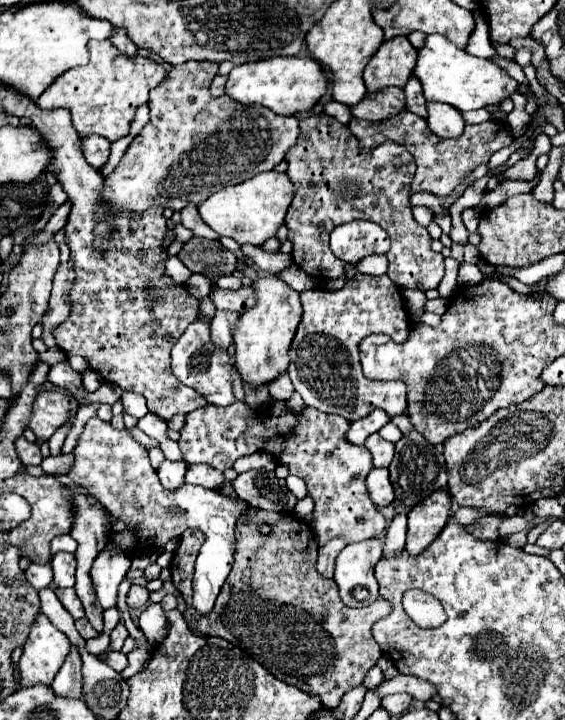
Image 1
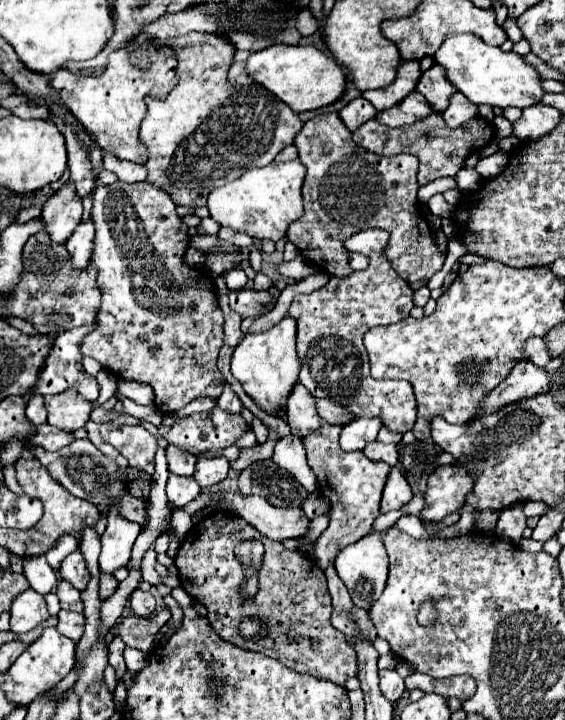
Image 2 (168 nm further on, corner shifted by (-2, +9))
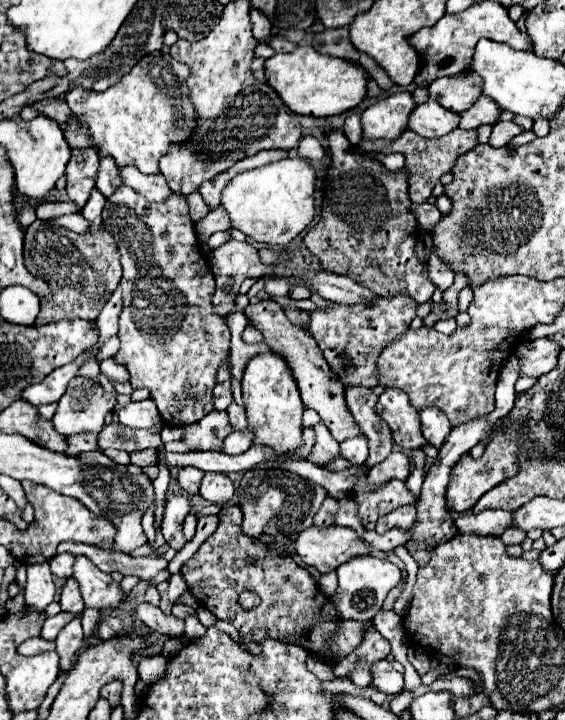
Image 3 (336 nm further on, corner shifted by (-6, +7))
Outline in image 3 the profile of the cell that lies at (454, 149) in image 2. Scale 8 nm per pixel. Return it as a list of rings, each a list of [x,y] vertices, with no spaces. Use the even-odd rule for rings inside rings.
[[[407,130],[403,132],[401,138],[387,142],[387,140],[367,140],[359,144],[365,152],[381,152],[381,154],[391,154],[391,152],[401,152],[405,156],[405,166],[409,168],[409,198],[411,202],[425,202],[431,196],[431,190],[435,188],[435,184],[439,184],[439,178],[449,172],[455,164],[455,160],[473,150],[477,146],[477,132],[475,130],[453,130],[441,138],[421,138],[419,134]]]

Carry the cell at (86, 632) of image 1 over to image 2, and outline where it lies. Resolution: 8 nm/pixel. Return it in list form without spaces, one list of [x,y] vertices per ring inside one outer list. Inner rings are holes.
[[[61,610],[57,618],[59,618],[57,630],[63,636],[67,636],[67,638],[71,638],[71,640],[77,642],[81,638],[81,634],[83,634],[83,628],[85,628],[85,616],[77,614],[77,612],[65,612],[65,610]]]

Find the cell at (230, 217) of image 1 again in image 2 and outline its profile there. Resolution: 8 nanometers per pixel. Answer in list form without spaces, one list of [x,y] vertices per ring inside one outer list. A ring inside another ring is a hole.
[[[299,160],[291,162],[271,162],[263,168],[251,168],[241,178],[213,188],[209,194],[209,214],[221,226],[229,226],[235,232],[243,232],[251,238],[279,240],[285,236],[287,226],[301,218],[303,200],[301,184],[305,178],[305,166]]]

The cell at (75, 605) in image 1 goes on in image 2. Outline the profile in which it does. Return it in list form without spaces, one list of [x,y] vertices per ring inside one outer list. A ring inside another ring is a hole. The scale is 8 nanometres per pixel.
[[[61,580],[55,592],[57,592],[59,600],[61,600],[61,608],[63,608],[63,610],[73,610],[73,612],[83,612],[83,602],[81,602],[81,592],[79,592],[79,590],[77,590],[77,588],[73,586],[73,584],[69,584],[69,582]]]

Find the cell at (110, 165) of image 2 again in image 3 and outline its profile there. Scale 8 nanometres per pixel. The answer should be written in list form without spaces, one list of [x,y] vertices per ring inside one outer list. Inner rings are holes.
[[[127,166],[121,168],[121,178],[129,188],[145,196],[149,202],[167,200],[173,194],[171,188],[167,186],[167,180],[161,174],[141,174],[137,168]]]

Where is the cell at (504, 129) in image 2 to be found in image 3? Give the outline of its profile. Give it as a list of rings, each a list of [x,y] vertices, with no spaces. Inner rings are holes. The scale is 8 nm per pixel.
[[[497,122],[493,126],[493,132],[491,132],[491,138],[489,138],[489,146],[493,148],[501,148],[501,146],[507,146],[515,136],[519,136],[523,132],[521,126],[517,126],[515,122]]]

